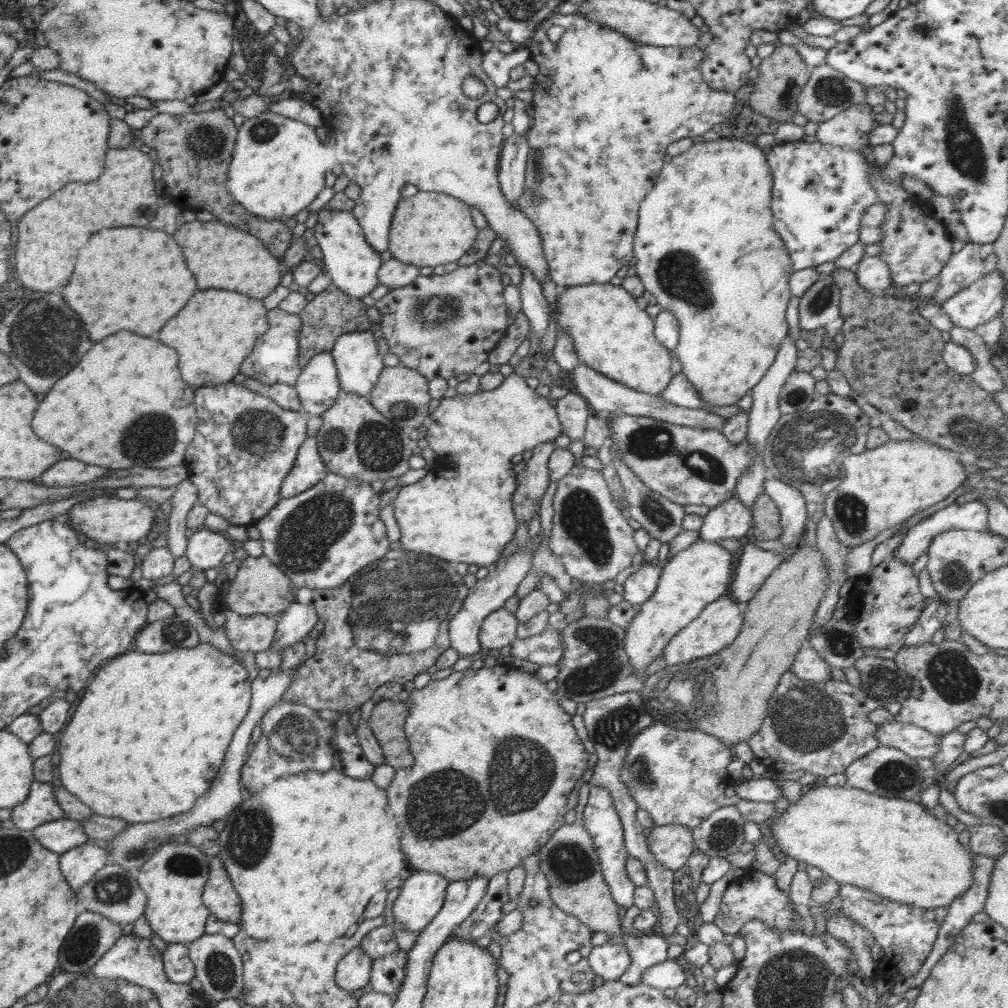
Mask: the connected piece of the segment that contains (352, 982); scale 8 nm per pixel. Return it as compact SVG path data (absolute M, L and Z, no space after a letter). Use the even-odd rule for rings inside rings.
M362 946L350 950L338 961L335 983L346 992L360 990L369 982L373 960Z

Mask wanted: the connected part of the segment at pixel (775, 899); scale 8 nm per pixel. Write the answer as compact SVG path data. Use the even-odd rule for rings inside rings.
M746 868L730 881L728 888L722 894L721 905L713 922L726 936L737 935L745 922L754 919L764 921L768 928L783 933L800 927L798 922L802 922L791 904L792 901L788 894L778 888L776 875L768 875L754 868Z

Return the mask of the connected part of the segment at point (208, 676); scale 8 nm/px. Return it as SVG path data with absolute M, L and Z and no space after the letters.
M199 642L194 648L176 648L170 652L158 654L148 654L131 649L105 663L96 675L93 675L88 684L88 692L84 692L74 716L70 718L66 730L60 736L60 744L57 744L55 754L62 754L62 760L58 762L60 784L80 802L92 809L94 815L118 818L132 824L175 818L177 815L188 812L194 807L196 798L210 788L210 782L214 780L216 772L220 770L224 762L224 750L228 748L232 734L236 732L238 725L250 710L252 690L248 675L249 670L241 665L233 655L224 654L209 642Z

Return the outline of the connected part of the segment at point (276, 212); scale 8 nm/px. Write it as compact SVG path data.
M264 111L245 118L237 130L234 150L228 165L227 188L232 199L250 214L260 219L285 220L295 218L298 212L308 209L325 187L324 174L338 164L335 150L318 139L315 129L299 120Z

